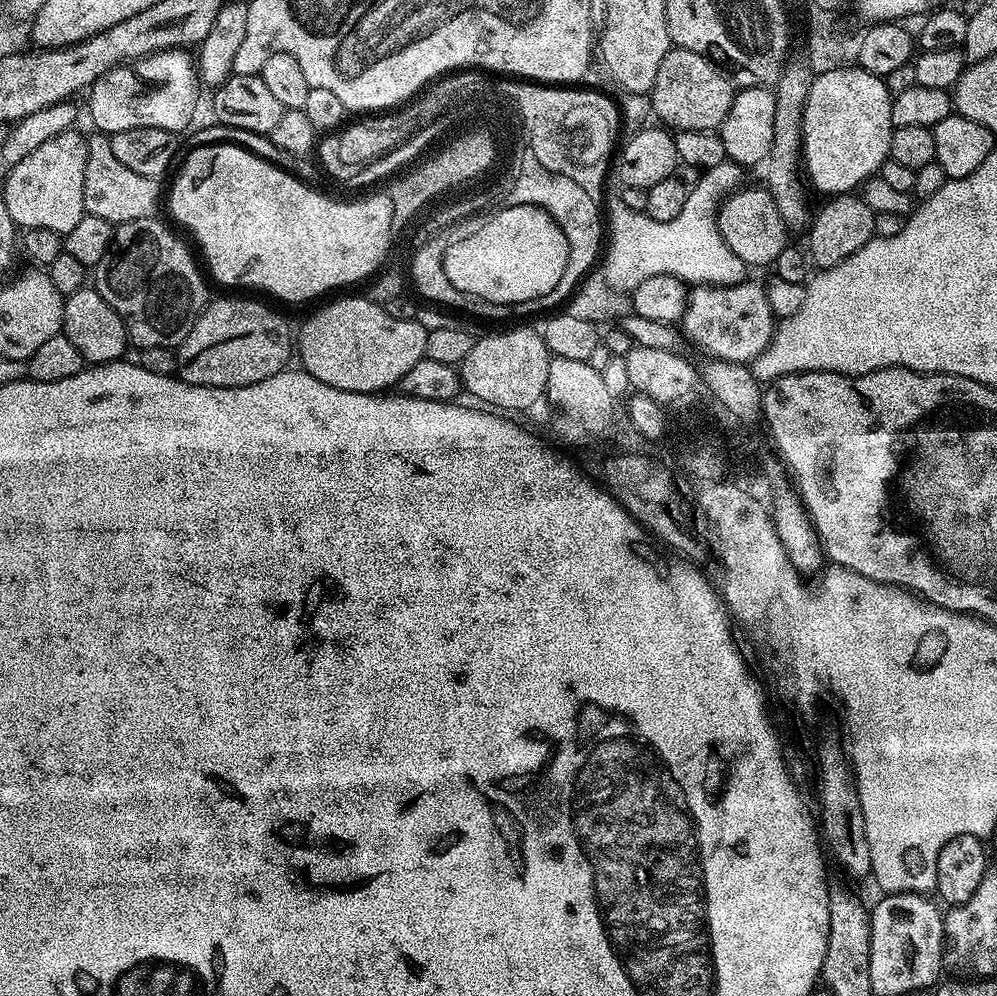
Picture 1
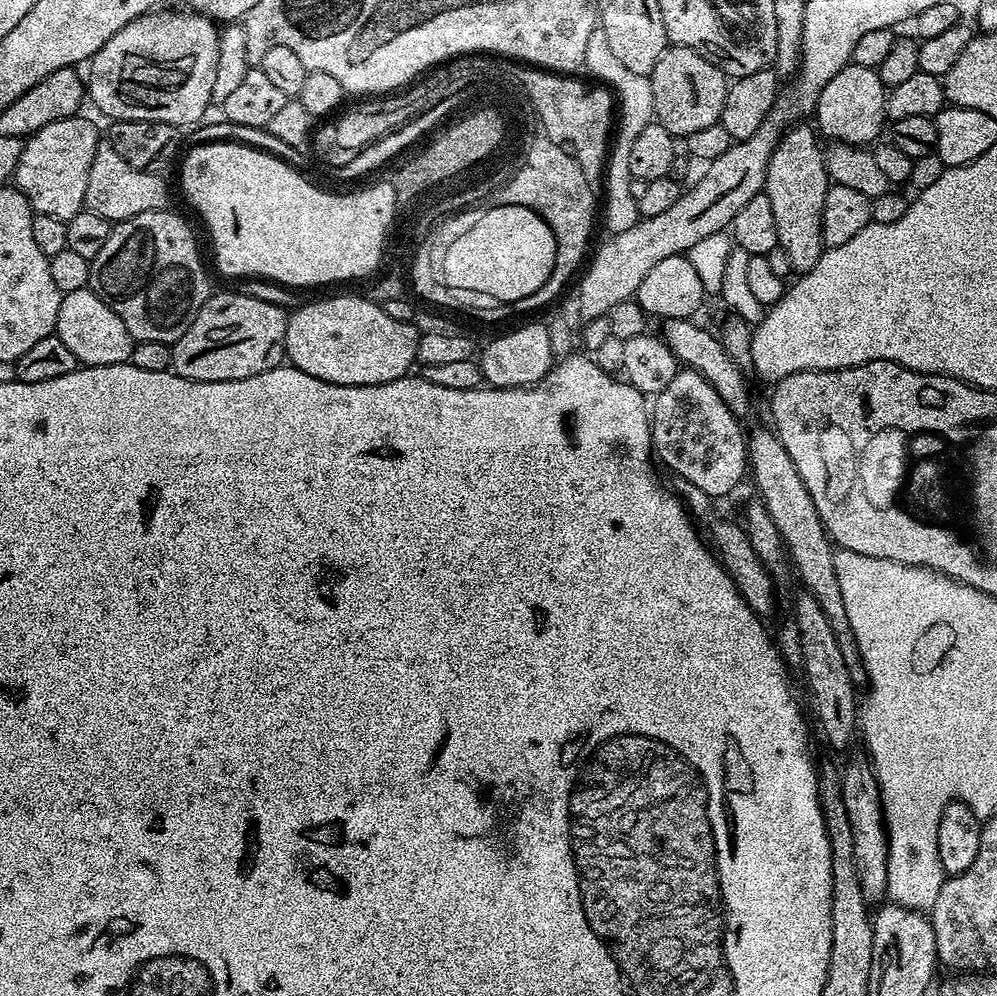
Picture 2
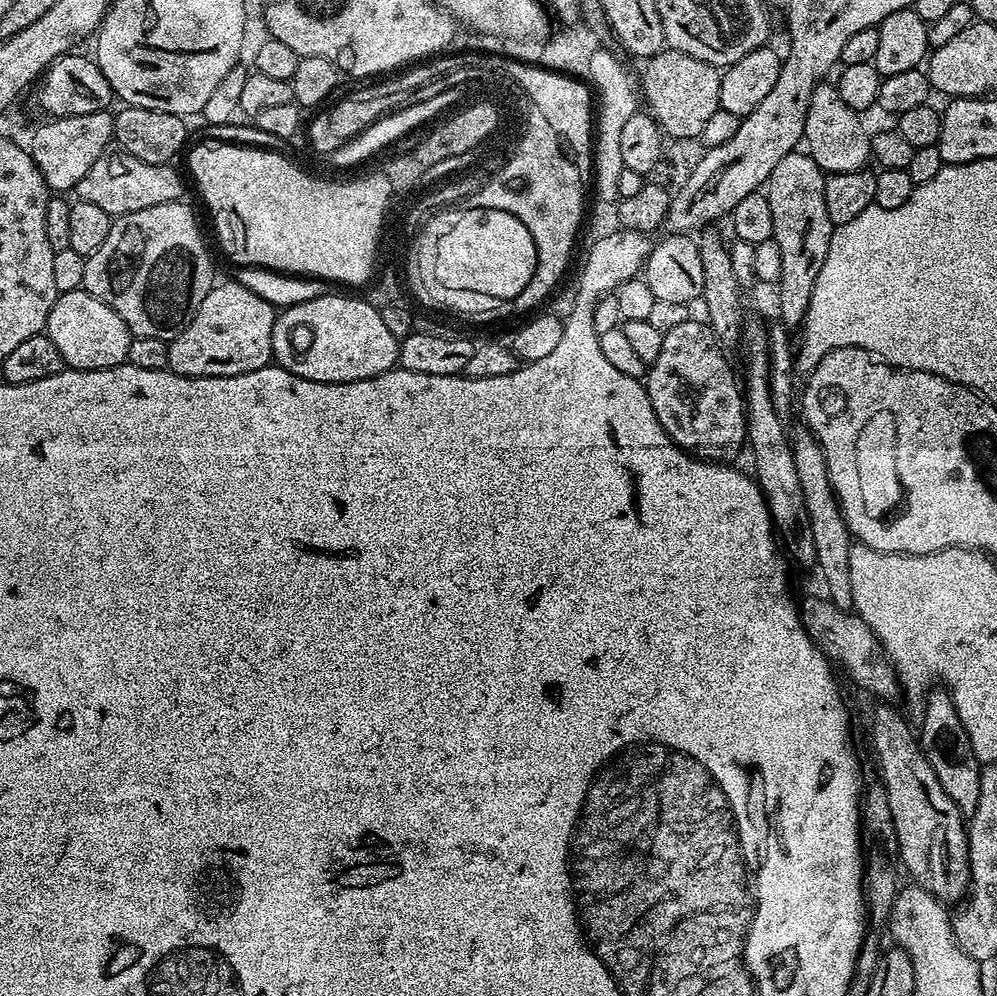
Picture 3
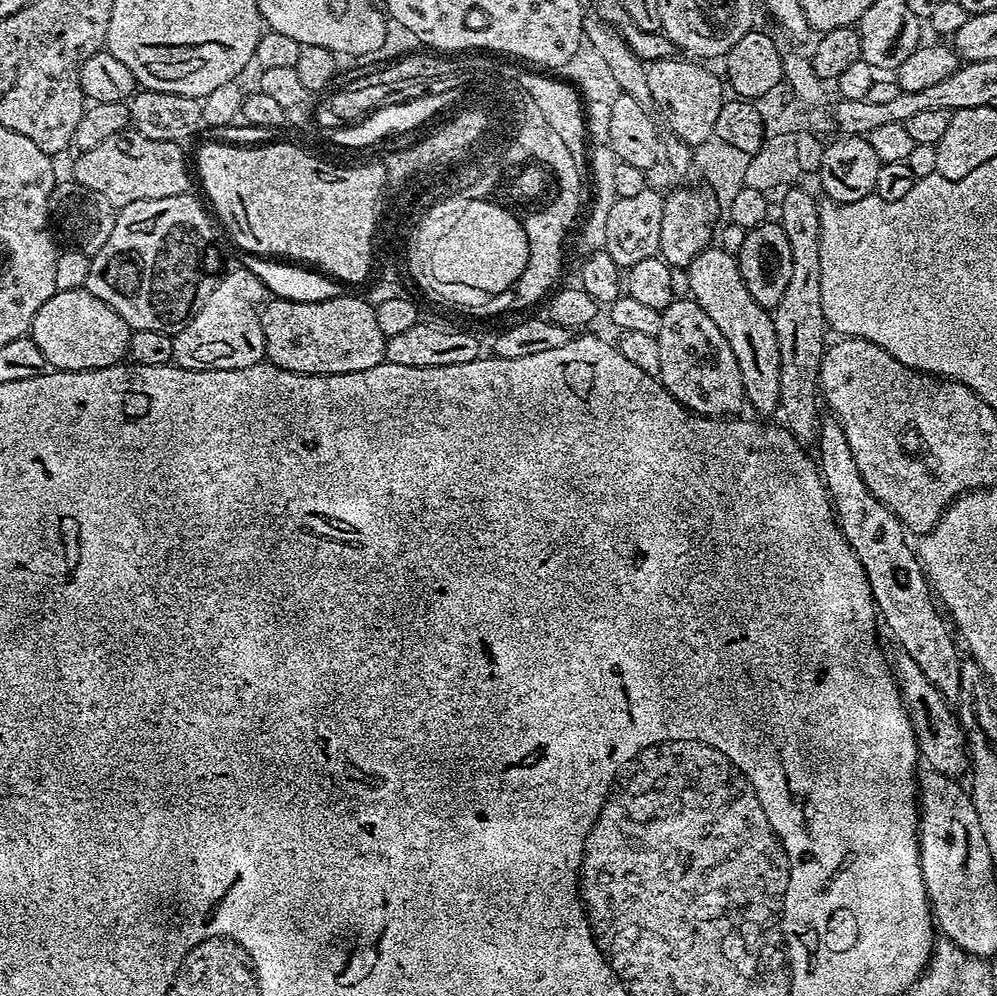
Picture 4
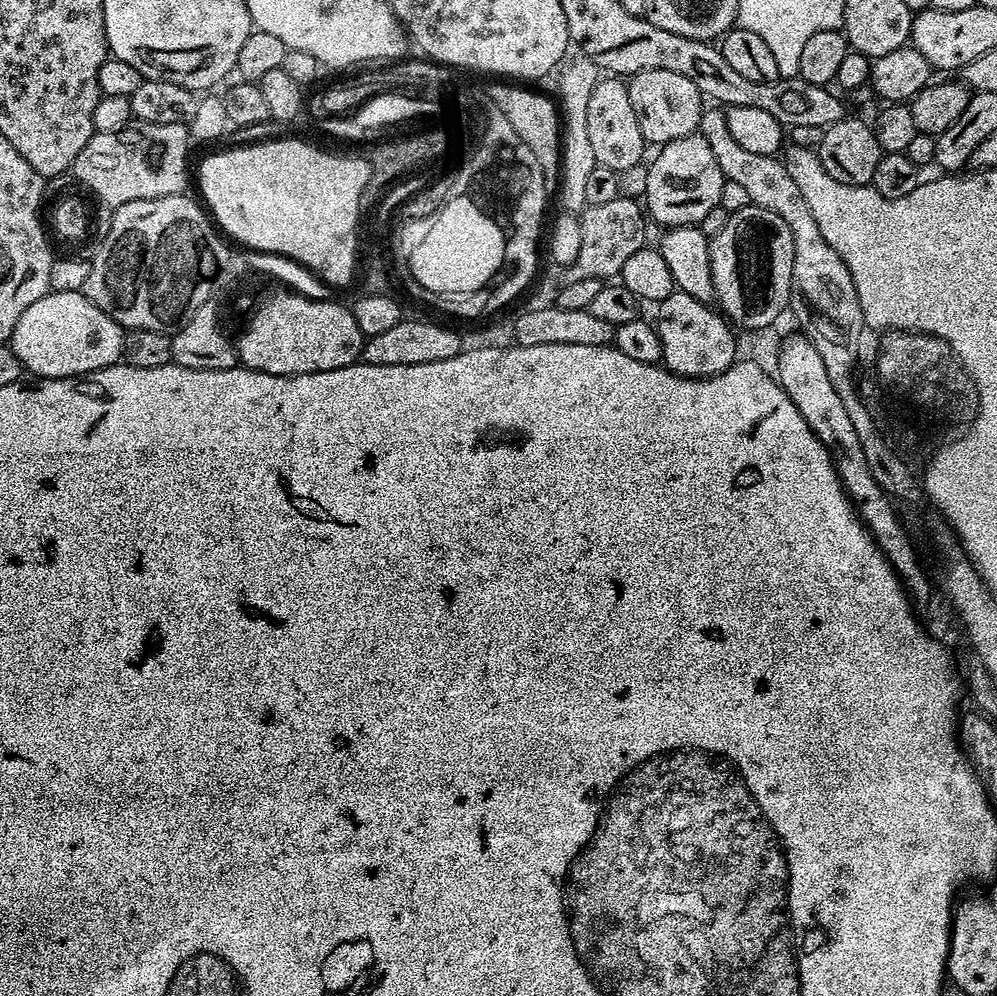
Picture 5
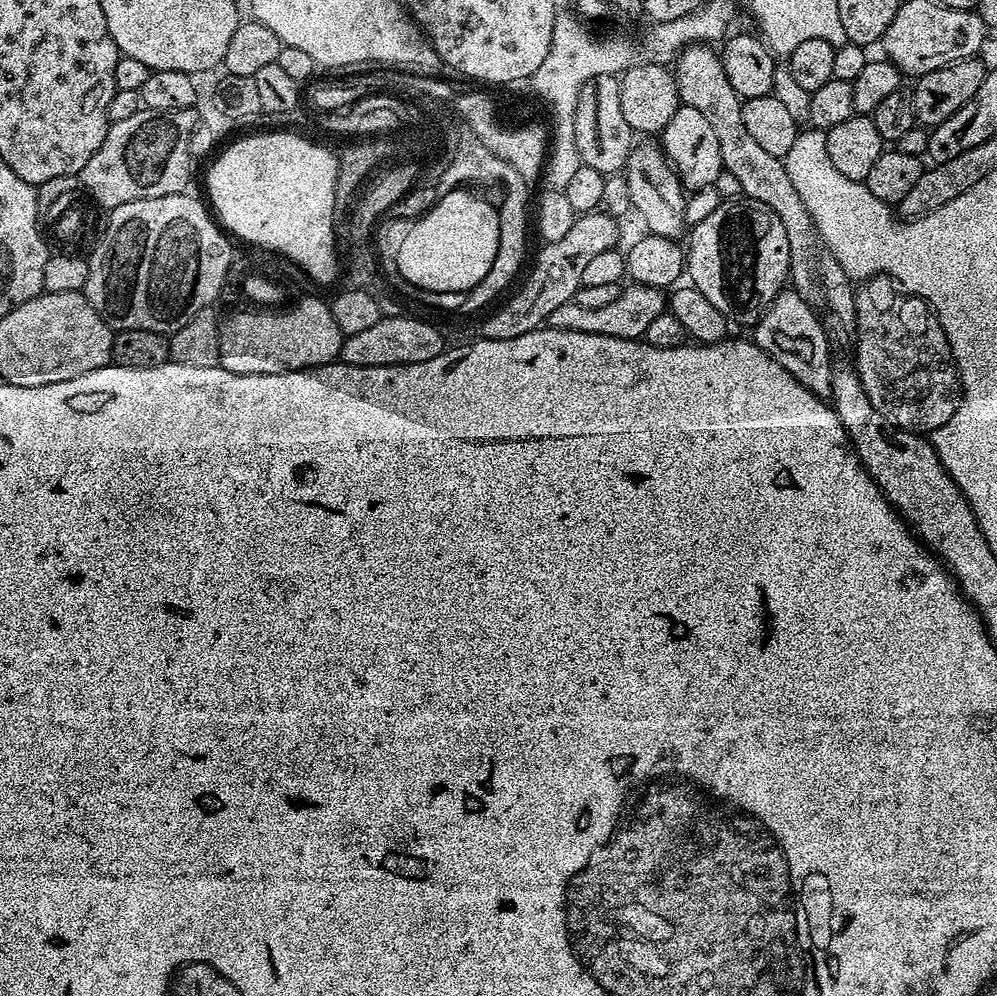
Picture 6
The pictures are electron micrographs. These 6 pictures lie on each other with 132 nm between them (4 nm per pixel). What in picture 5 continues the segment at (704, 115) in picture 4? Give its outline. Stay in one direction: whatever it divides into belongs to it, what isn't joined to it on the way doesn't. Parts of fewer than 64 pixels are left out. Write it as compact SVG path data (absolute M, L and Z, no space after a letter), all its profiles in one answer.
M642 70L627 81L630 94L630 106L634 106L634 114L638 116L638 126L642 130L645 141L649 145L663 146L674 138L693 135L700 127L700 116L706 111L705 97L701 96L698 86L690 82L683 74L673 74L670 70Z

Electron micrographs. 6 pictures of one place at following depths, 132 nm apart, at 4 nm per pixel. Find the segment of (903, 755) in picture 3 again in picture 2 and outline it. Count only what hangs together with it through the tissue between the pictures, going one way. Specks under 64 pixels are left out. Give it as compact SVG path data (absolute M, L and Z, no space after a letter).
M769 427L749 431L747 445L750 474L751 477L754 476L757 486L755 489L766 502L770 516L774 519L774 524L784 540L785 551L793 569L795 572L797 570L803 582L801 585L815 594L816 601L822 606L852 684L858 688L865 687L868 682L868 671L862 662L861 651L858 650L858 642L850 618L846 615L845 602L842 601L841 587L838 586L837 570L833 560L835 549L831 537L821 522L813 499L805 488L804 480L798 474L790 454L786 453L786 448L782 446L780 437Z

